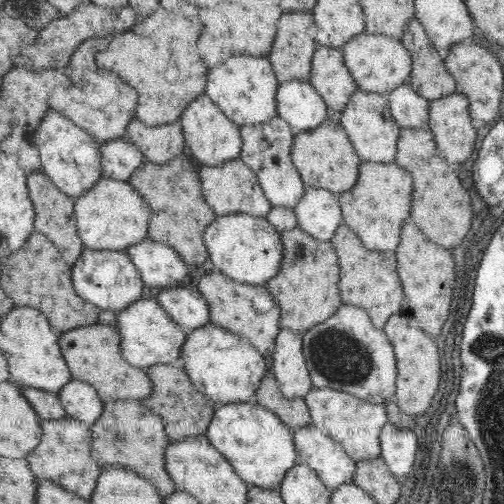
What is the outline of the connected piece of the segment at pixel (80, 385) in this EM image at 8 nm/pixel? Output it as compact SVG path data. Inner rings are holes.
M72 378L62 386L58 396L66 413L76 420L84 420L86 424L94 425L103 414L104 402L87 382Z

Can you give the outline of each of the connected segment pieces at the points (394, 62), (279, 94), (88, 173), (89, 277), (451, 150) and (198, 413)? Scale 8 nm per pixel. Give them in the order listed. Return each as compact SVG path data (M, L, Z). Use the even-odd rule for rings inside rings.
M366 30L352 36L341 47L345 64L357 88L388 96L396 86L409 82L411 55L402 42L388 35L372 34Z
M298 78L288 80L288 82L279 82L275 95L275 108L278 111L278 116L289 124L293 134L312 130L316 126L320 126L324 120L332 118L328 117L327 104L318 91L310 82Z
M51 107L38 128L32 131L33 144L40 151L42 171L68 197L79 198L102 178L99 142L88 131L82 130L75 122Z
M83 247L82 254L71 267L70 276L74 290L80 298L100 310L112 310L116 314L132 302L138 302L144 290L140 273L126 251L90 250L89 247Z
M452 93L430 101L427 126L434 135L440 155L449 164L455 166L464 164L472 156L478 138L476 135L478 125L470 118L469 100L463 93Z
M180 363L153 364L147 367L145 372L152 381L153 390L151 396L143 400L143 404L146 409L162 416L169 441L176 442L186 437L205 435L217 405L211 398L197 391L186 369Z

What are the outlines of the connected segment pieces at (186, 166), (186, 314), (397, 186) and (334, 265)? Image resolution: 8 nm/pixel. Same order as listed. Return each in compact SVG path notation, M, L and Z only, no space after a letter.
M174 156L168 163L152 163L146 160L132 172L128 182L150 205L147 236L171 246L187 264L204 264L209 256L202 236L206 226L214 222L216 214L202 196L198 168L192 165L191 157Z
M177 285L155 293L154 298L184 332L188 333L210 323L210 309L199 291L190 291Z
M361 161L358 180L350 190L336 194L342 211L343 223L350 227L372 251L390 252L398 248L402 222L409 219L414 183L411 174L395 162Z
M299 226L280 231L282 264L278 274L266 282L280 309L280 328L304 334L318 323L326 322L343 304L338 290L340 265L330 242L310 236Z

